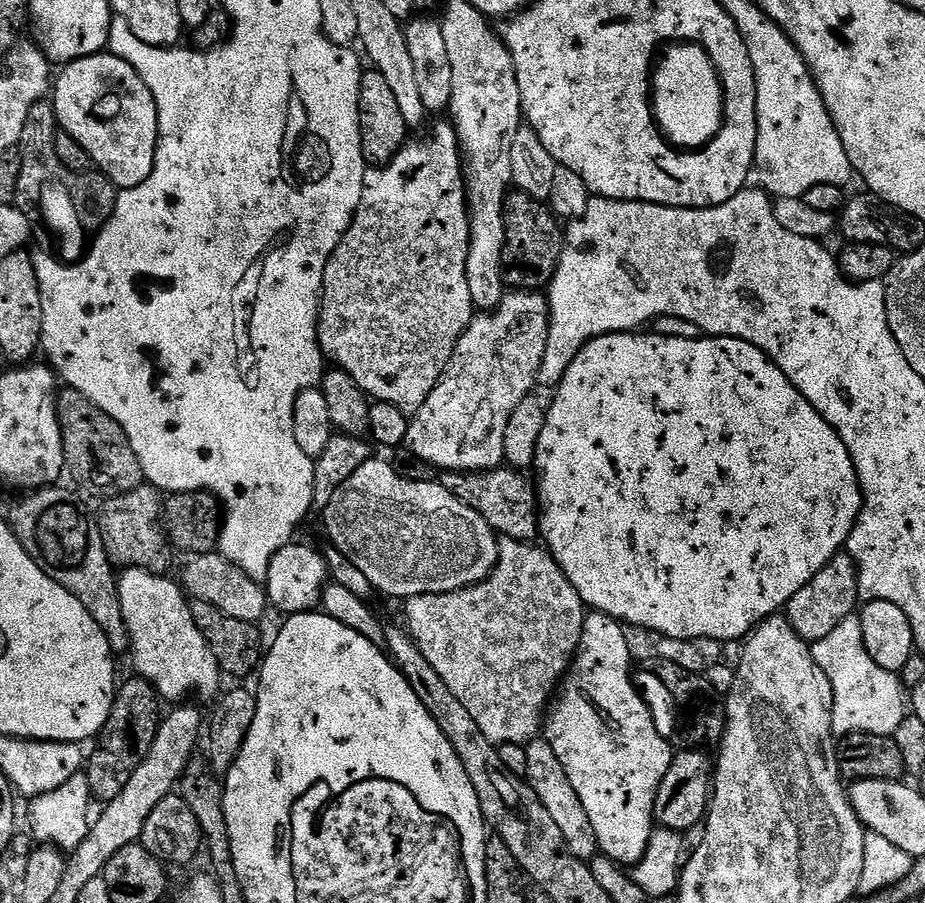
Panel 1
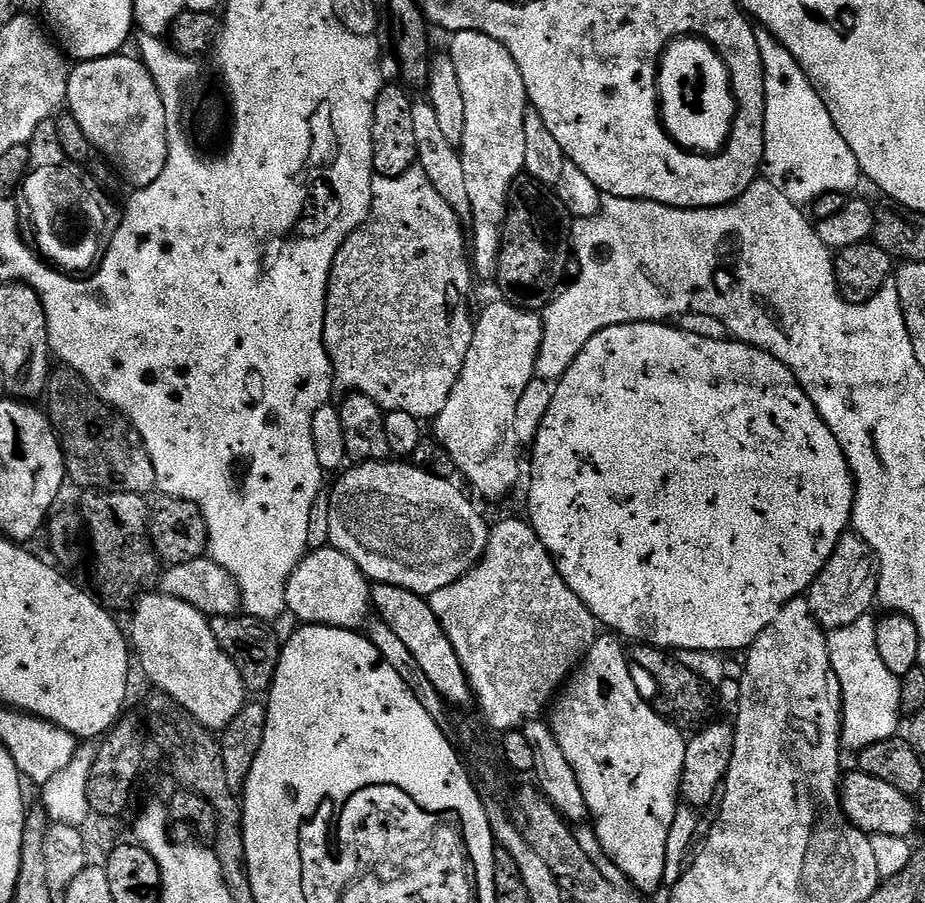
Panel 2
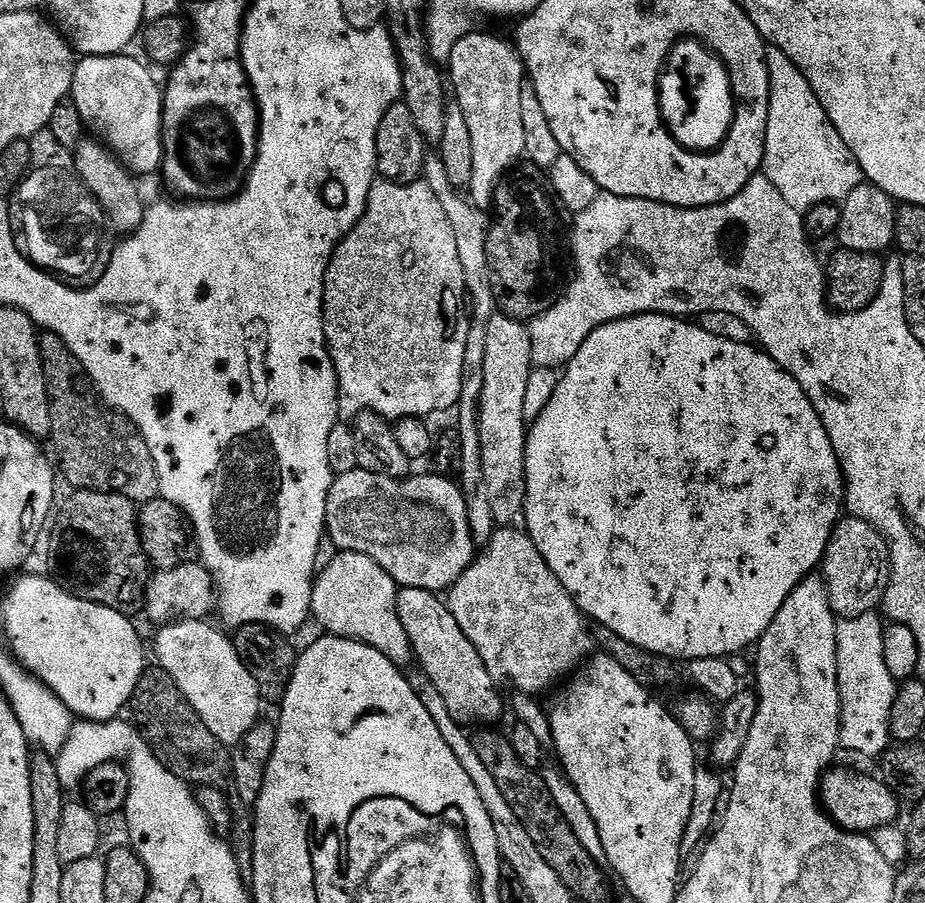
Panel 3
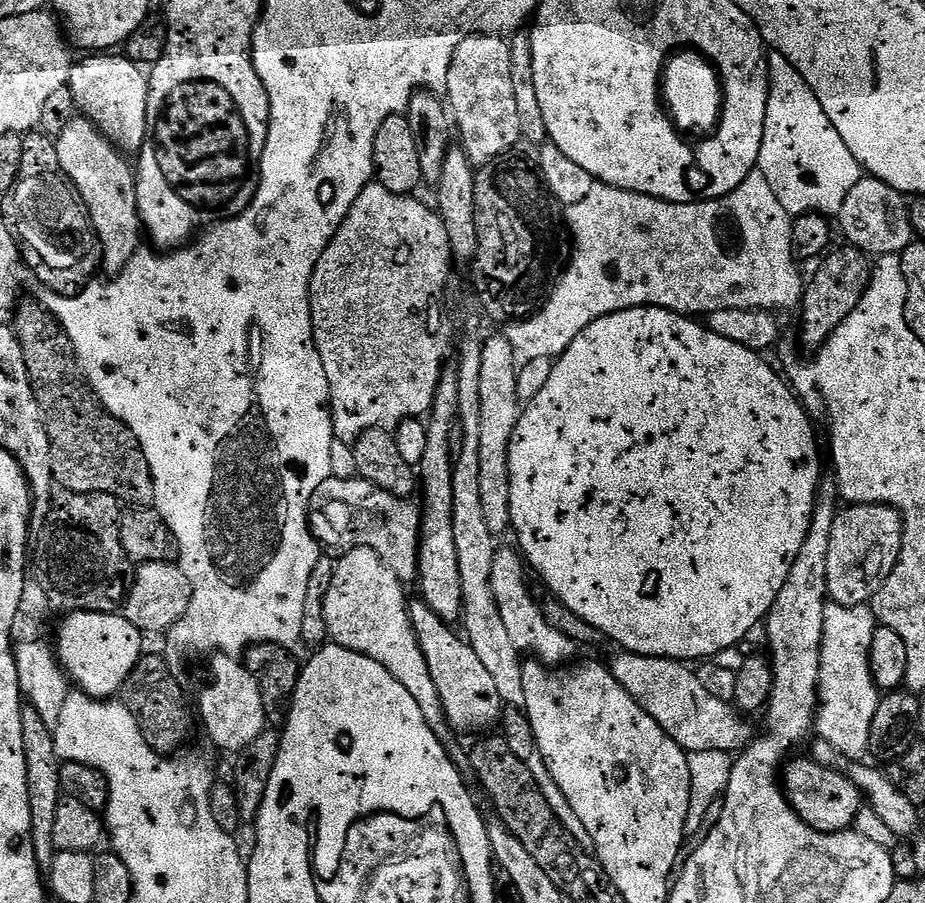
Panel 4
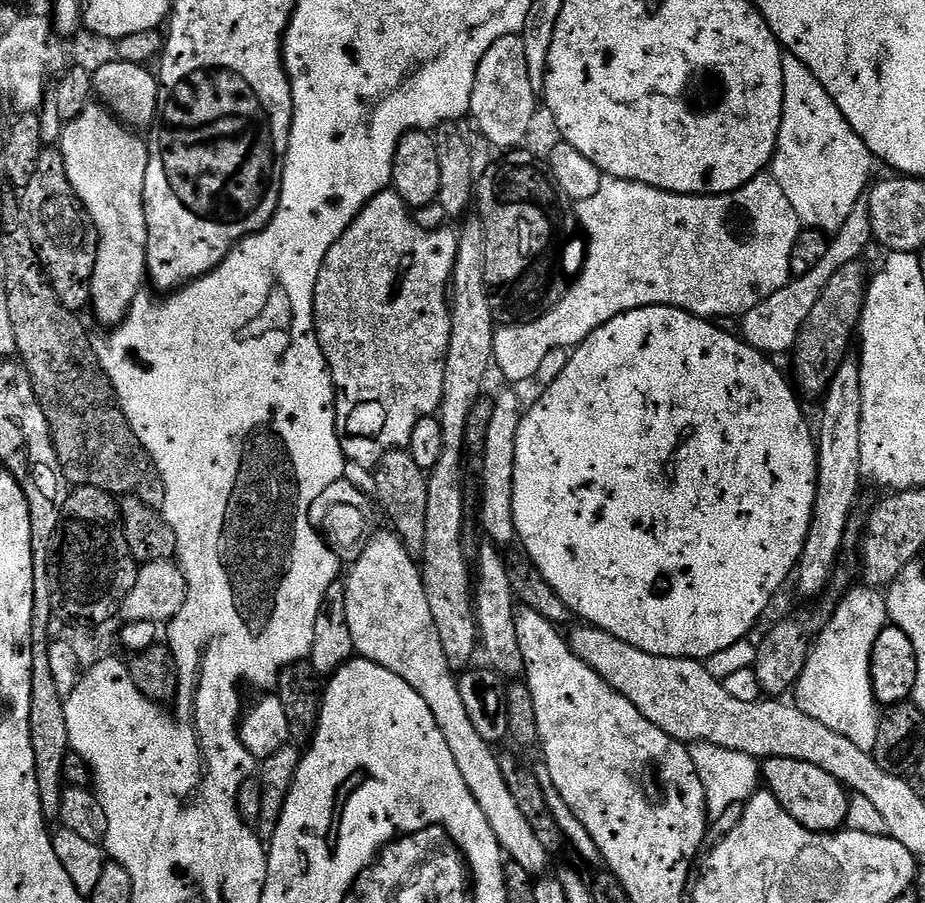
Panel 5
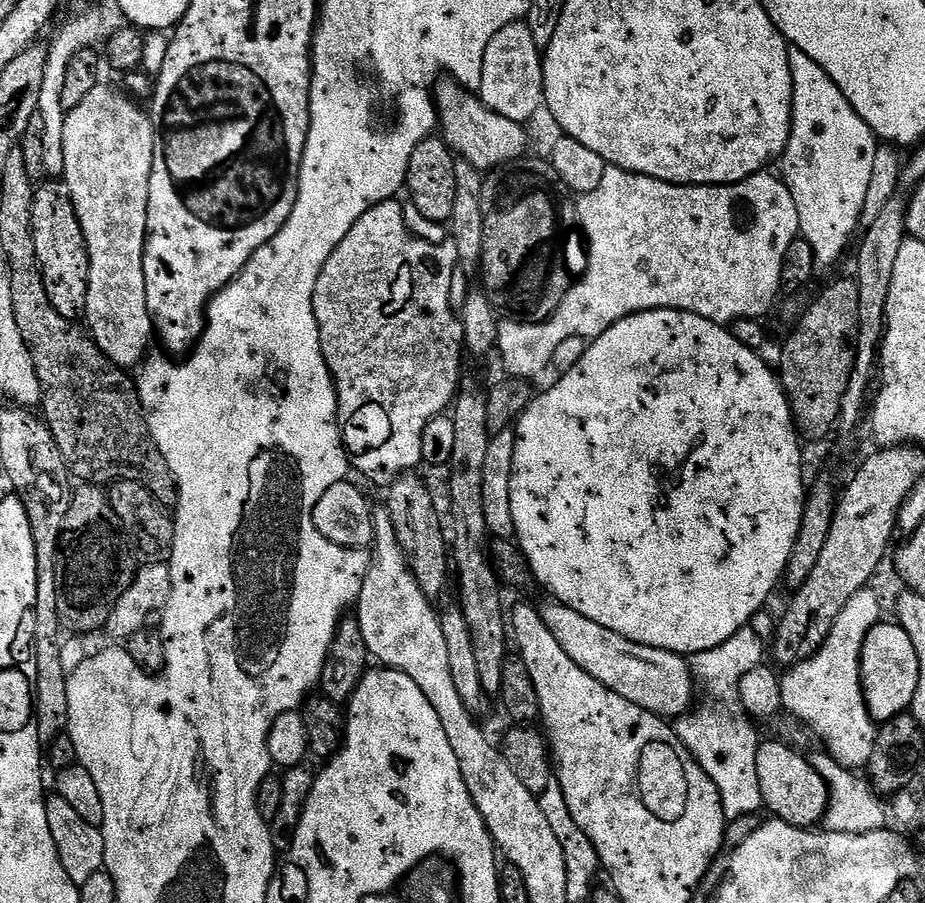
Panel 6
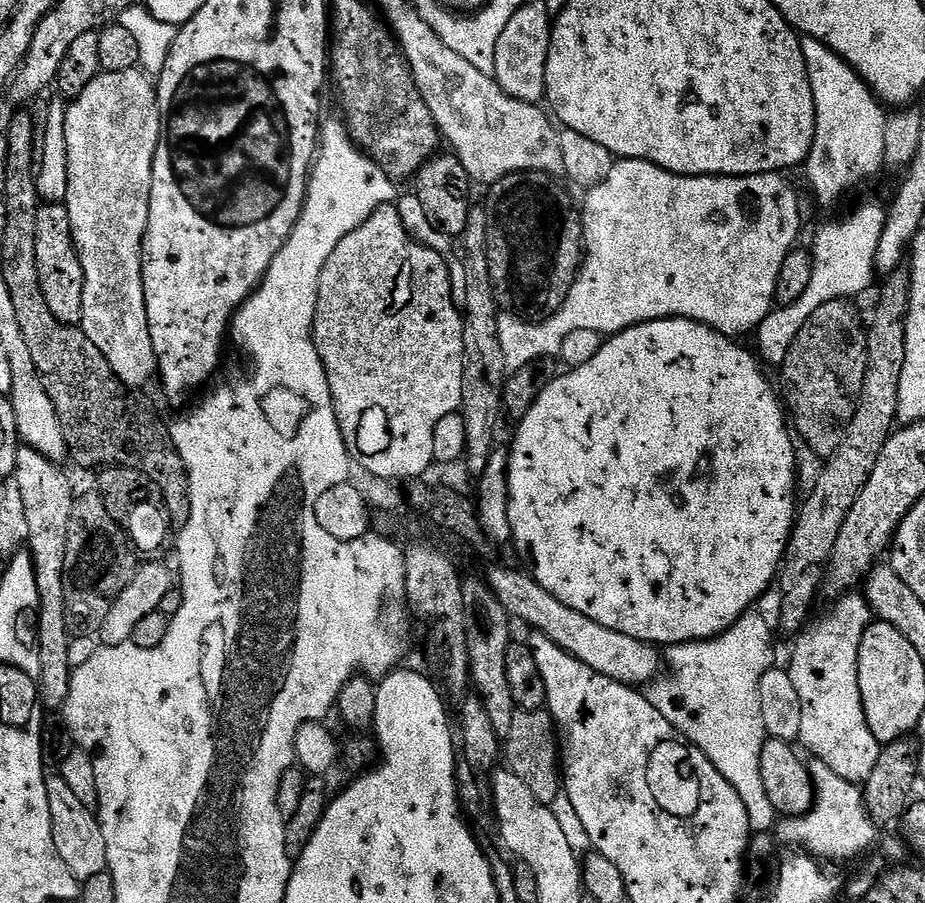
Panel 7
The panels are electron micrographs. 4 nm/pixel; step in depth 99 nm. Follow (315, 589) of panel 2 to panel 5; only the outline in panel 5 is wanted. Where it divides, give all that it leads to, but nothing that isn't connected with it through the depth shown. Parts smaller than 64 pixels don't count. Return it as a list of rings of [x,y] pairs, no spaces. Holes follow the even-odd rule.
[[[377,531],[375,537],[364,546],[364,553],[351,565],[352,568],[346,572],[345,604],[347,625],[350,626],[350,635],[353,639],[355,651],[363,659],[374,662],[410,682],[418,694],[426,701],[426,706],[434,714],[434,722],[438,722],[438,730],[442,730],[442,738],[446,738],[446,746],[450,746],[450,754],[454,754],[454,762],[466,786],[470,786],[470,794],[482,806],[482,814],[486,814],[486,822],[490,822],[490,830],[498,838],[500,847],[504,849],[507,859],[512,860],[520,868],[528,872],[544,872],[548,868],[548,849],[538,838],[532,821],[527,814],[518,806],[514,794],[510,792],[510,786],[506,786],[506,778],[500,769],[500,756],[491,743],[483,740],[463,706],[462,694],[458,683],[457,673],[452,672],[447,665],[445,651],[442,650],[441,639],[438,638],[438,629],[434,626],[433,615],[430,614],[427,602],[426,590],[423,589],[423,578],[421,576],[421,565],[414,562],[413,553],[404,547],[404,541],[396,535],[395,531]]]

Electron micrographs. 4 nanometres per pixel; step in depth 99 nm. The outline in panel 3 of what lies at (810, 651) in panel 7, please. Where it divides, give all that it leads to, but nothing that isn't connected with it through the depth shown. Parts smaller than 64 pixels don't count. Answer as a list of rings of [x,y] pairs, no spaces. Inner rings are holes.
[[[865,614],[848,618],[836,630],[836,681],[840,684],[840,748],[875,758],[890,744],[892,703],[898,684],[884,661],[884,630],[881,617]]]

